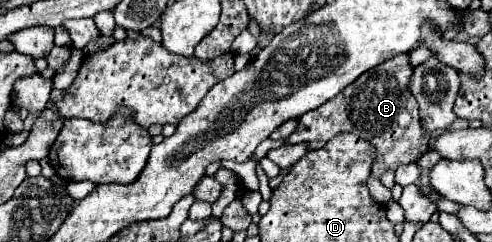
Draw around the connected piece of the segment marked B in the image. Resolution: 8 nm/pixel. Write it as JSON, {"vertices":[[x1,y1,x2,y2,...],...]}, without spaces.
{"vertices":[[409,53,387,59,383,65,377,65,375,69,359,75,347,89,343,89,325,105,305,113,299,119,299,127,295,129,295,133,287,137,287,143,307,141,311,149,319,149,337,133,351,131,377,147,373,163,373,177,377,179,387,171,395,171,403,163,417,161,427,151,429,135,421,129,417,101,407,89,411,73,413,65,409,63]]}

